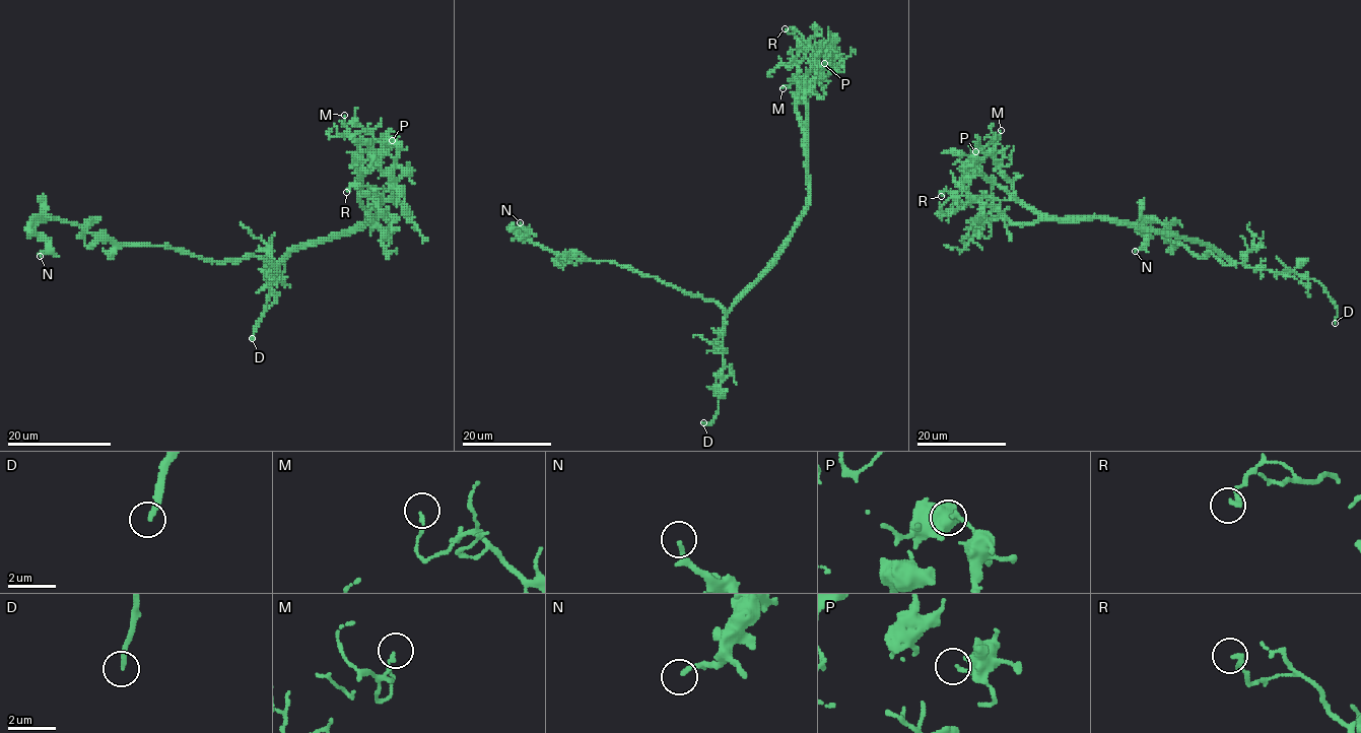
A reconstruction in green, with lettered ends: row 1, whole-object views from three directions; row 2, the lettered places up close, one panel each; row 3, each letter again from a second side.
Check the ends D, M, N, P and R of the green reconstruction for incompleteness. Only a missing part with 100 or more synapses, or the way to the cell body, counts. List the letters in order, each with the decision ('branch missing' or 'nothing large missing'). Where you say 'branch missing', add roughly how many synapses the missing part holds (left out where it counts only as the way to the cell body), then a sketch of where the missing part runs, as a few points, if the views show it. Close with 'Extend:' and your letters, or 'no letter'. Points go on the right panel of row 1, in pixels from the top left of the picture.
D: branch missing
M: nothing large missing
N: nothing large missing
P: nothing large missing
R: nothing large missing
Extend: D

